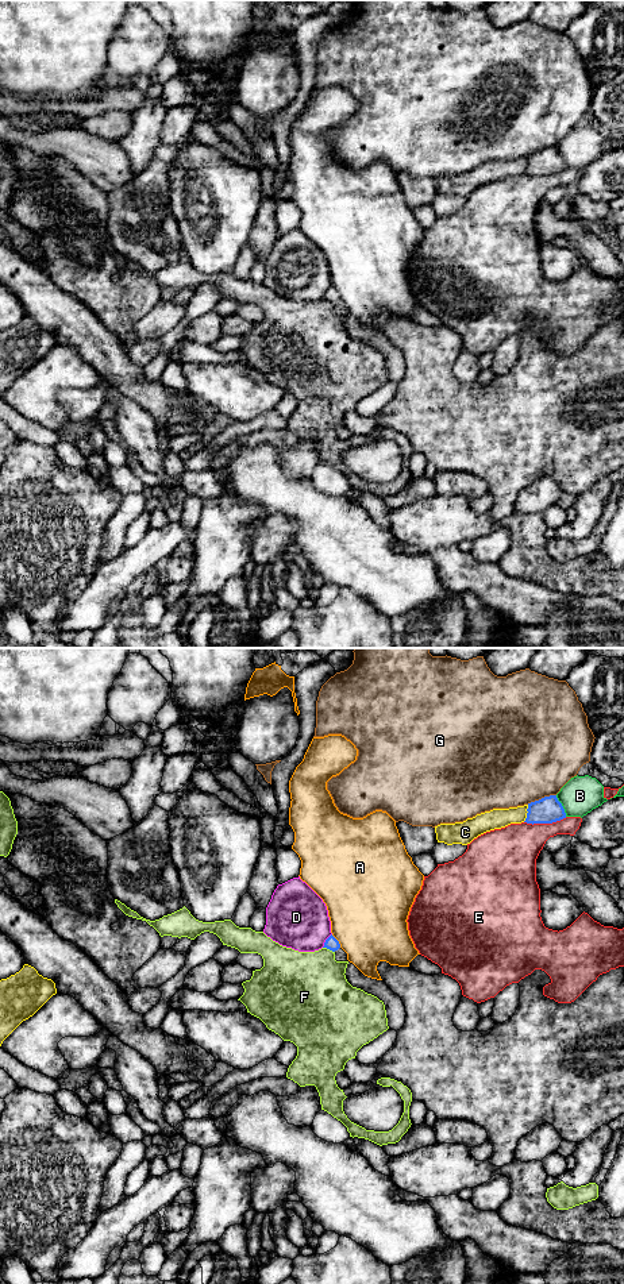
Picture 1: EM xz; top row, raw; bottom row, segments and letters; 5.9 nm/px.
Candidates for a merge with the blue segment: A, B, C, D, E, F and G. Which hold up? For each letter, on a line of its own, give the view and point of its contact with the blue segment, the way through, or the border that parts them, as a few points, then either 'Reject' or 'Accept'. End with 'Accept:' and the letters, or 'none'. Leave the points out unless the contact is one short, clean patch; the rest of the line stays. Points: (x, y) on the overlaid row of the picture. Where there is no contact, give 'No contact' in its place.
A: Touches blue at xz (338, 941). Reject
B: Touches blue at xz (562, 806). Reject
C: Touches blue at xz (527, 813). Reject
D: Touches blue at xz (326, 940). Boundary: xz (331, 933), (322, 947). Reject
E: Touches blue at xz (544, 822). Reject
F: Touches blue at xz (328, 948). Boundary: xz (323, 947), (334, 952). Reject
G: Touches blue at xz (542, 798). Reject
Accept: none

